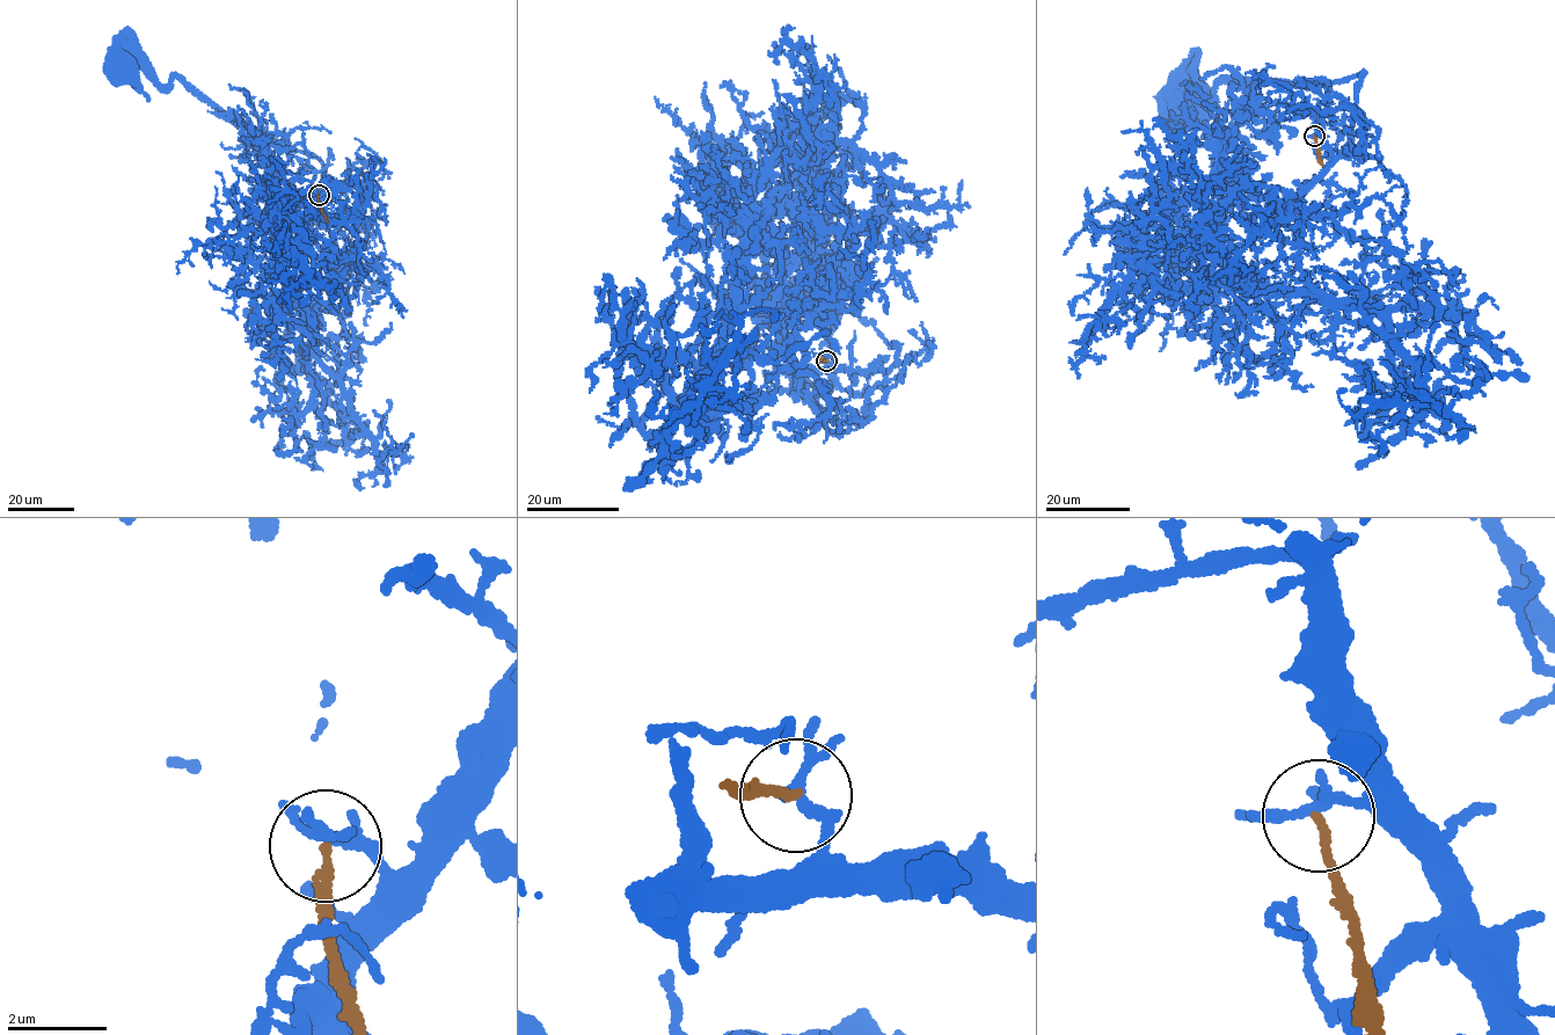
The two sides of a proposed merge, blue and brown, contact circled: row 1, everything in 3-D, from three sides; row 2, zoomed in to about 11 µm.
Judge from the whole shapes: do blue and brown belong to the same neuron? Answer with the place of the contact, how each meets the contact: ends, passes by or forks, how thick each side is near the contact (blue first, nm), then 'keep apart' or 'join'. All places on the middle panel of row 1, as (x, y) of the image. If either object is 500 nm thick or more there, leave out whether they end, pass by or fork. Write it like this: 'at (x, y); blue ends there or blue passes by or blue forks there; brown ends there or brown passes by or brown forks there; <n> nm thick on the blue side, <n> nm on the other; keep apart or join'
at (826, 361); blue forks there; brown ends there; 200 nm thick on the blue side, 170 nm on the other; keep apart

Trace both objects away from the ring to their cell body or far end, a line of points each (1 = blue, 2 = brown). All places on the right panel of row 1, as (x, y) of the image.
1: (1314, 136), (1337, 157), (1364, 73), (1326, 85), (1231, 78), (1210, 102), (1204, 87), (1182, 104)
2: (1314, 136), (1321, 164)

